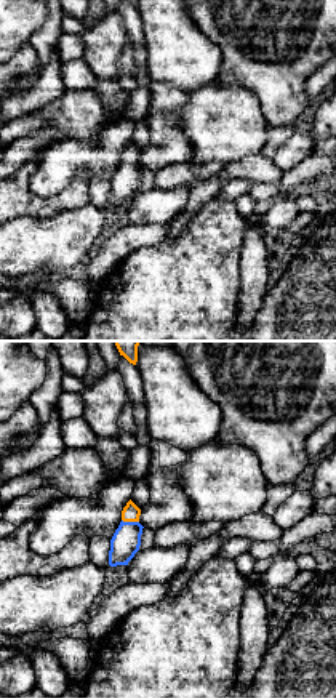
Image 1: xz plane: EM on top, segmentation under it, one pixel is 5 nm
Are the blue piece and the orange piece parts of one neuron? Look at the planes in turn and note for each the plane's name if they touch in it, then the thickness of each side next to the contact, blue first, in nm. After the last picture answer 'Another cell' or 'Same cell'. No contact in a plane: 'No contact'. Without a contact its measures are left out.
Touches blue in xz. Thickness 150 nm (blue) against 90 nm

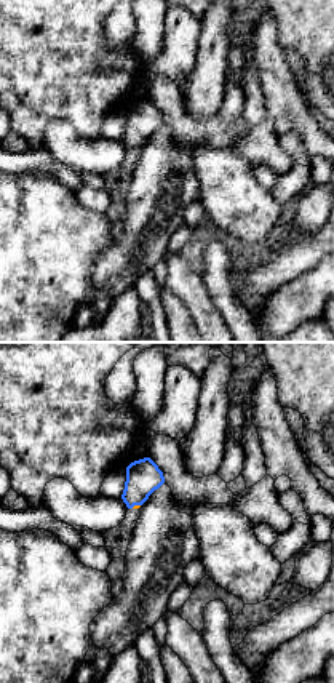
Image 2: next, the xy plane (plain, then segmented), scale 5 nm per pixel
Touches blue in xy. Thickness 180 nm (blue) against 20 nm

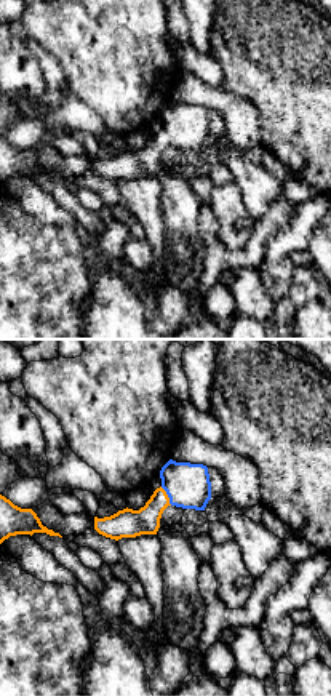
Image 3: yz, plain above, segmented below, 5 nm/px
Touches blue in yz. Thickness 220 nm (blue) against 140 nm

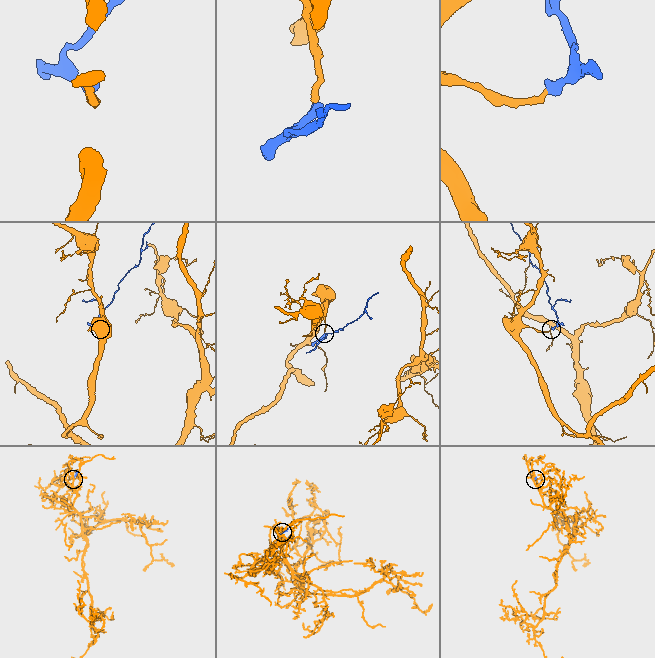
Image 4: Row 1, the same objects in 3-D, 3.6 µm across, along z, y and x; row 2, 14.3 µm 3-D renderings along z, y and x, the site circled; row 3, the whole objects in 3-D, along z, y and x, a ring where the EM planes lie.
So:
Same cell

